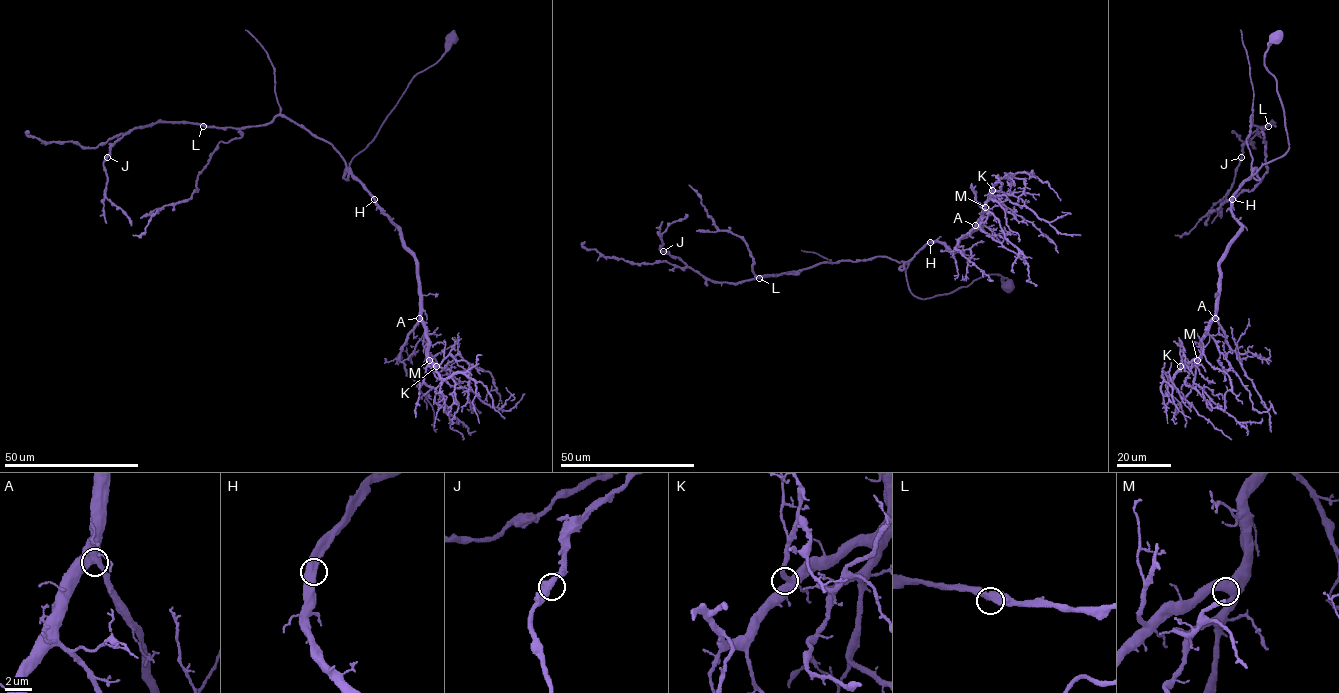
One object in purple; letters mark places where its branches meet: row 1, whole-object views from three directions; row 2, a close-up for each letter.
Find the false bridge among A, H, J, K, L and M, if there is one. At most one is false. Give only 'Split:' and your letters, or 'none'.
Split: none

